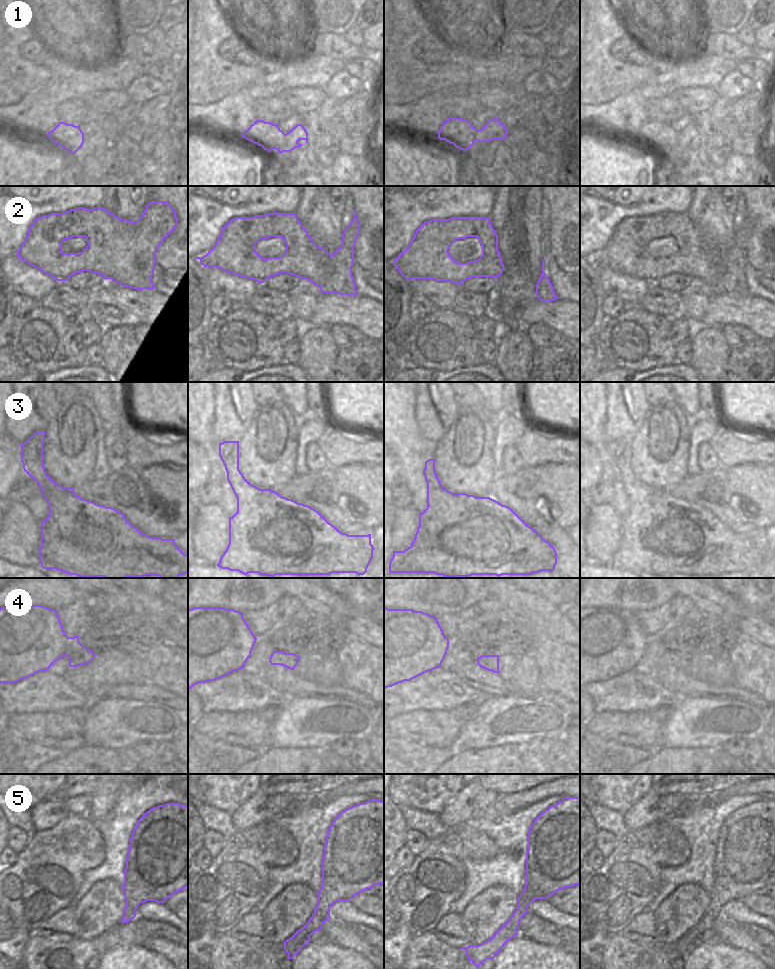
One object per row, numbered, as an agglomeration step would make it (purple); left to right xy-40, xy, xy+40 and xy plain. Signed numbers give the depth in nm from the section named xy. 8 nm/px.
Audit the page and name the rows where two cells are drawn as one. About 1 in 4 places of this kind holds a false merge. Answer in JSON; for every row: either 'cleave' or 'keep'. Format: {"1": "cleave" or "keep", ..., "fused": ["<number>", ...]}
{"1": "cleave", "2": "keep", "3": "keep", "4": "keep", "5": "keep", "fused": ["1"]}

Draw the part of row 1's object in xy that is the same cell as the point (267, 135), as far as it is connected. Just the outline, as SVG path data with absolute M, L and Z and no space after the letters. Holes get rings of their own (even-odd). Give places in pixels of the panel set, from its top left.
M256 120L250 127L243 131L242 138L261 146L271 152L278 150L286 141L286 134L278 127L278 124Z

